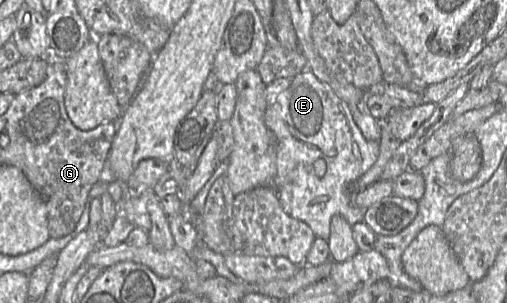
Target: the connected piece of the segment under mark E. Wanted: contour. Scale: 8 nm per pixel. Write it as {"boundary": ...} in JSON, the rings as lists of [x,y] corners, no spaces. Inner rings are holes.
{"boundary":[[[306,68],[267,107],[264,123],[276,139],[276,173],[272,184],[278,190],[284,213],[304,222],[316,238],[326,241],[334,215],[342,216],[351,227],[362,222],[365,210],[354,203],[351,186],[376,162],[380,143],[364,138],[348,105]],[[318,159],[326,164],[322,177],[317,177],[313,170]]]}

